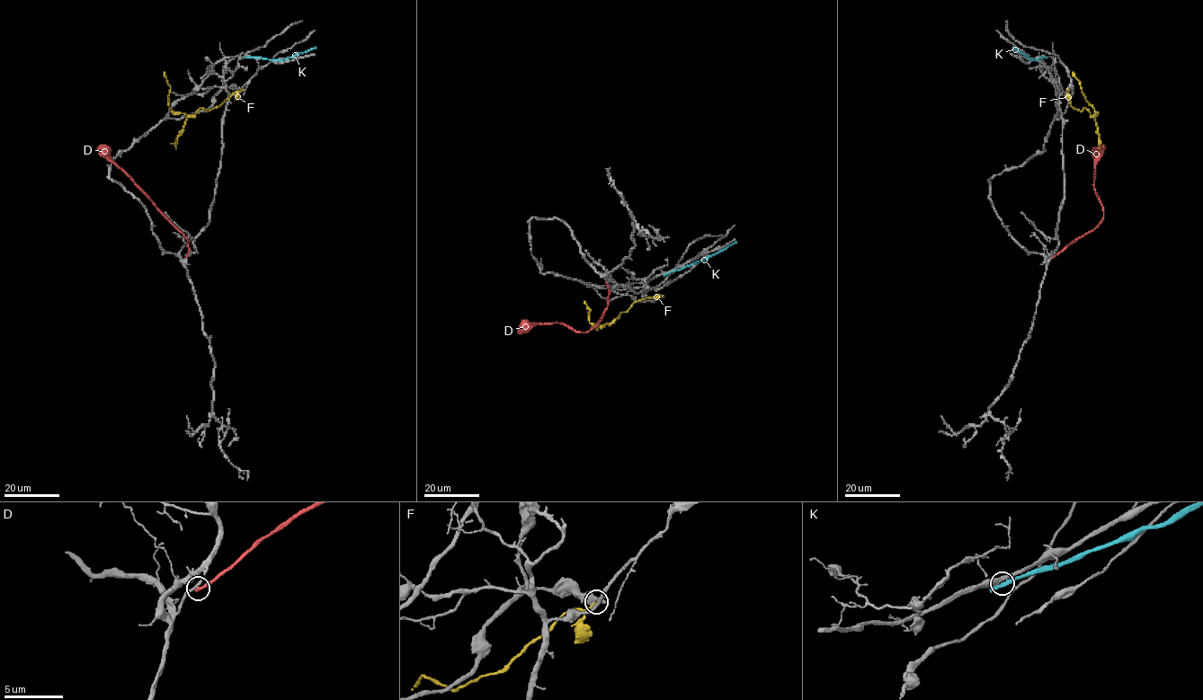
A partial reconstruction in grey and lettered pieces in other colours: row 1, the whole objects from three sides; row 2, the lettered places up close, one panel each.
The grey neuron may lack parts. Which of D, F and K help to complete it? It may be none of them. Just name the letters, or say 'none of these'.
none of these

